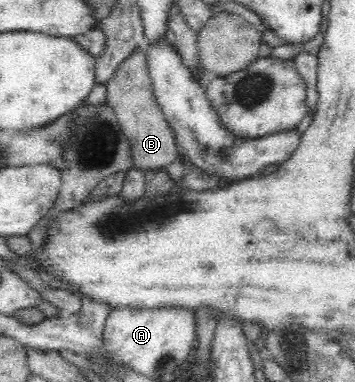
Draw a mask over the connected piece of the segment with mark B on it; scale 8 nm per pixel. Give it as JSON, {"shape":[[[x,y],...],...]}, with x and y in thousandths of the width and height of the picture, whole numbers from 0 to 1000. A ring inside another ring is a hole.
{"shape":[[[400,123],[349,154],[307,207],[296,272],[327,293],[335,330],[366,382],[369,429],[394,450],[439,450],[501,416],[499,356],[468,317],[431,241],[411,147]]]}

